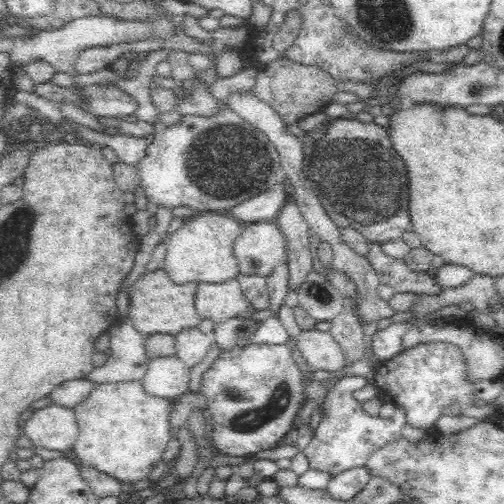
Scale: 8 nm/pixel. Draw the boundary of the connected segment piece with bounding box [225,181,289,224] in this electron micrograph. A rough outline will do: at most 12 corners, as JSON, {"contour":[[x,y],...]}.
{"contour":[[283,181],[225,212],[242,224],[273,221],[288,199]]}

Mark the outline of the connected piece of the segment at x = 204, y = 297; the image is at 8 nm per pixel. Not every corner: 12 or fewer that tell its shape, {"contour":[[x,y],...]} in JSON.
{"contour":[[237,277],[198,282],[195,309],[215,323],[251,310]]}

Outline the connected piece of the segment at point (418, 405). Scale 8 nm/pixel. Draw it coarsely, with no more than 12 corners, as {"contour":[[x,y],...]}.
{"contour":[[418,344],[374,368],[374,384],[431,430],[443,408],[482,417],[464,353]]}

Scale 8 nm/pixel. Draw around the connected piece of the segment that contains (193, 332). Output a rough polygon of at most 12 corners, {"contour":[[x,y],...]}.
{"contour":[[198,327],[175,335],[177,357],[189,368],[204,360],[214,342]]}

